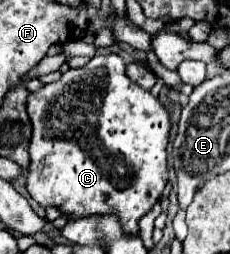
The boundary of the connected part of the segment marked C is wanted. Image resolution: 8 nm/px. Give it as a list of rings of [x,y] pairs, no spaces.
[[[118,53],[96,55],[82,69],[70,69],[60,81],[30,93],[28,109],[34,125],[30,143],[28,193],[42,207],[56,205],[72,219],[92,213],[118,213],[122,225],[130,233],[138,233],[138,219],[152,209],[168,183],[166,145],[170,131],[170,115],[166,107],[126,77],[126,63]]]

